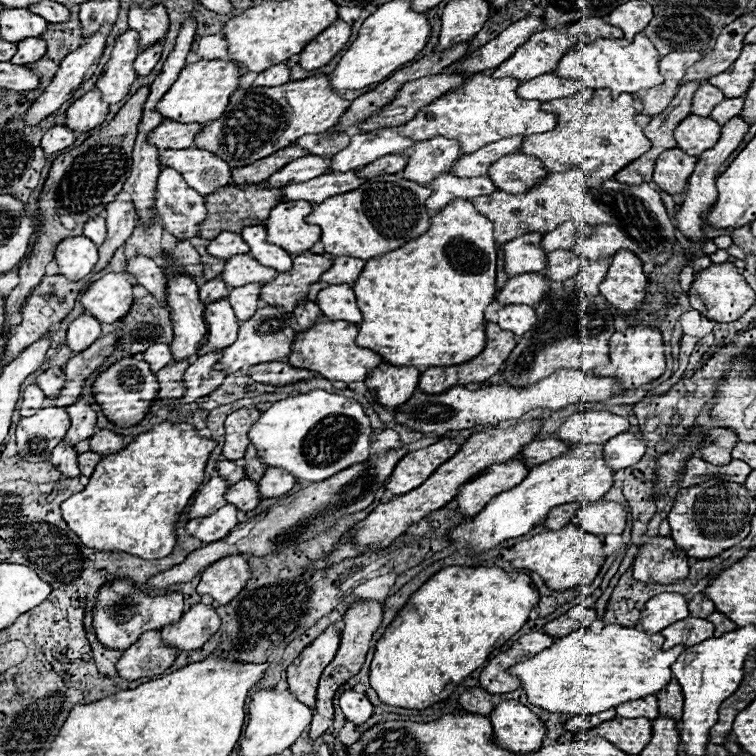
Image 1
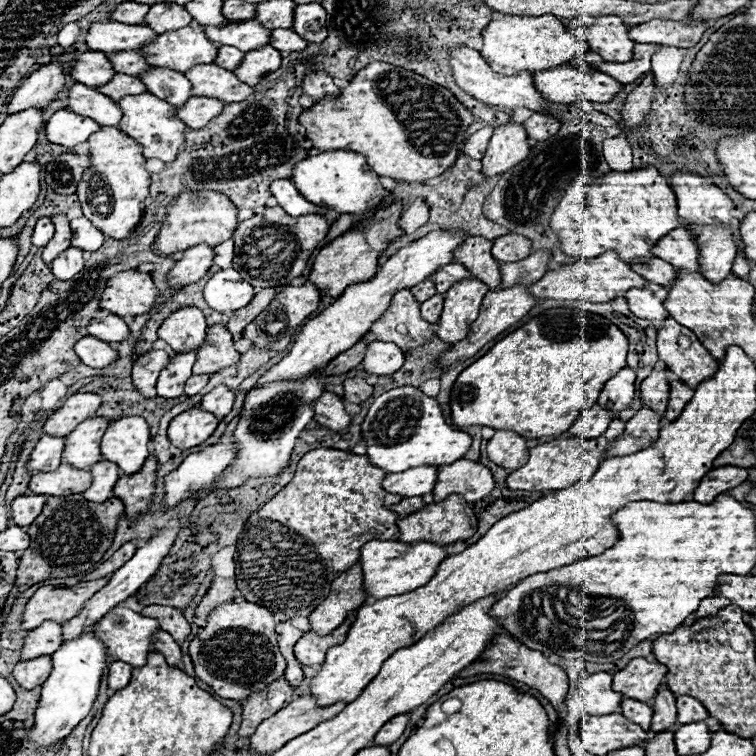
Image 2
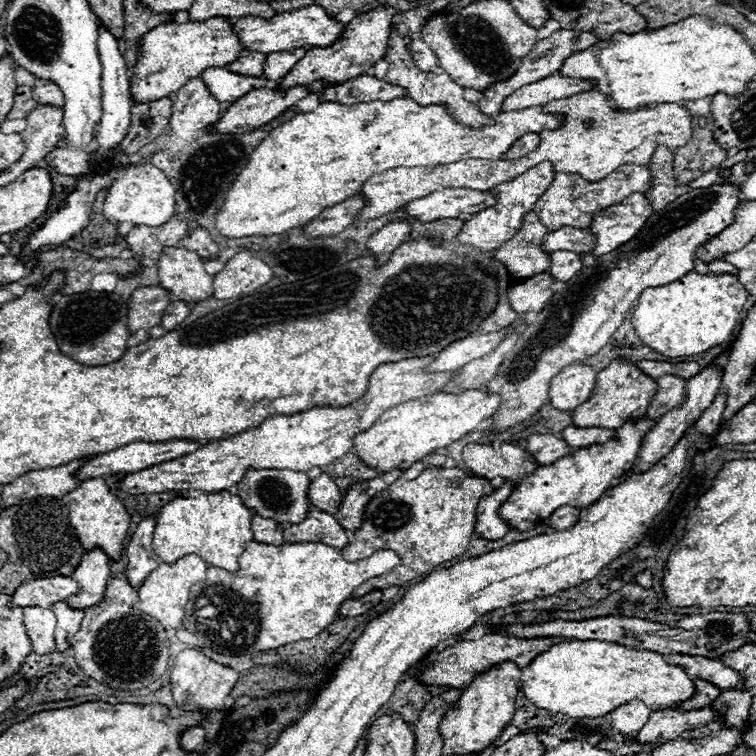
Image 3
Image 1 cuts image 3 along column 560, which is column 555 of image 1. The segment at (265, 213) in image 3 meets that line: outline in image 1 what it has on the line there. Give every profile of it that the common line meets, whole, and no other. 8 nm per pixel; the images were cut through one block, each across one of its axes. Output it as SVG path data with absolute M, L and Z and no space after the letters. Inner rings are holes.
M484 72L468 76L458 88L446 92L434 104L424 106L406 124L398 126L398 134L412 140L430 140L432 136L446 136L462 144L462 152L470 154L478 148L510 136L524 136L534 132L550 132L556 126L556 116L542 112L538 100L522 100L516 94L516 78L492 78Z

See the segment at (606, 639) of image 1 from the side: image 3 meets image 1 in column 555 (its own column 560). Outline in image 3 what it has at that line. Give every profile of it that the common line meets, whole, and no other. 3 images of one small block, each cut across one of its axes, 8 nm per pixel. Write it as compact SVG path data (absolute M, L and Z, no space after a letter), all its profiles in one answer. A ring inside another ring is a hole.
M562 640L548 652L536 656L530 670L534 676L522 682L522 690L532 704L572 718L600 718L610 712L606 722L622 734L636 734L648 722L652 710L678 710L678 706L696 692L694 680L682 668L664 662L660 654L632 650L616 642Z

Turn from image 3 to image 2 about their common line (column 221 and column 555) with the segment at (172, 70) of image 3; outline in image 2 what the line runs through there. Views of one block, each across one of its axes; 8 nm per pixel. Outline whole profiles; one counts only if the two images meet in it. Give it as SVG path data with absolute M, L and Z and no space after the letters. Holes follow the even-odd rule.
M502 16L498 20L492 20L484 28L482 38L484 48L480 50L480 54L494 68L494 72L500 74L518 74L522 70L550 70L578 58L584 50L588 50L586 44L574 38L556 16Z

